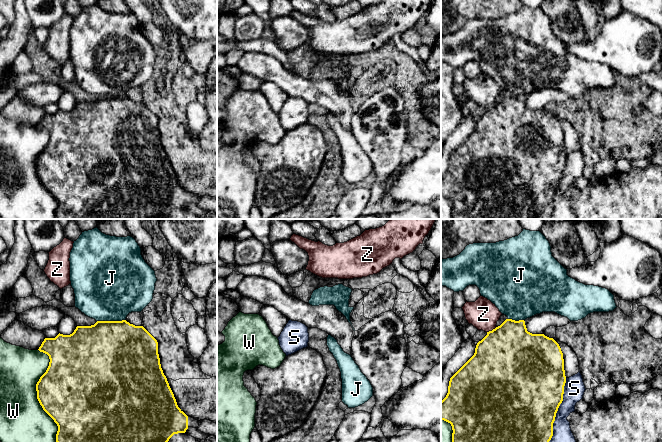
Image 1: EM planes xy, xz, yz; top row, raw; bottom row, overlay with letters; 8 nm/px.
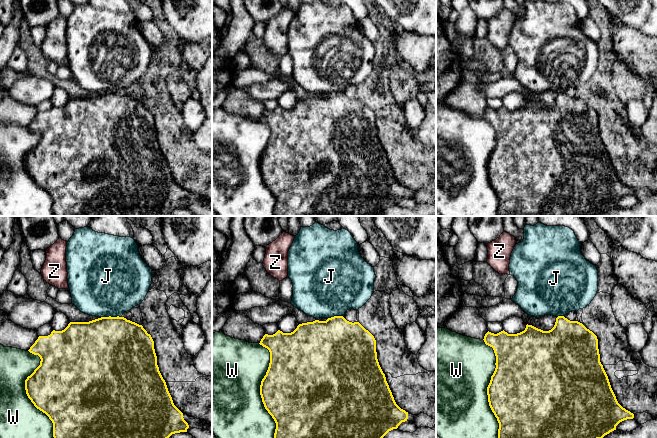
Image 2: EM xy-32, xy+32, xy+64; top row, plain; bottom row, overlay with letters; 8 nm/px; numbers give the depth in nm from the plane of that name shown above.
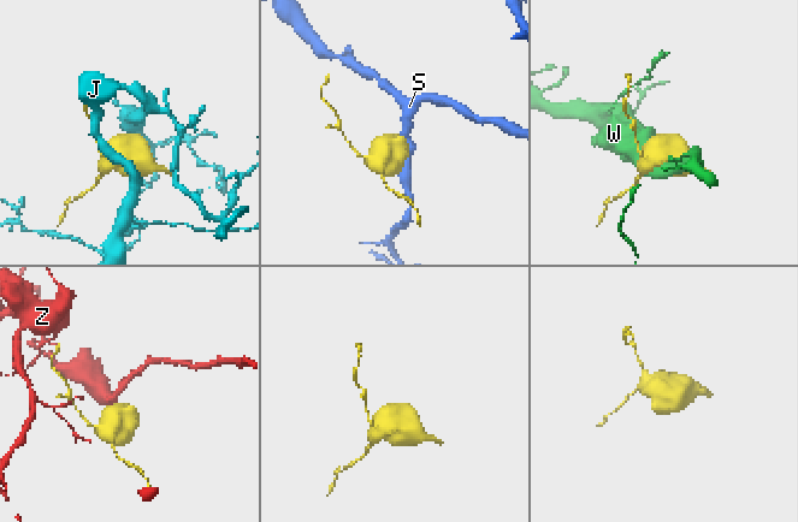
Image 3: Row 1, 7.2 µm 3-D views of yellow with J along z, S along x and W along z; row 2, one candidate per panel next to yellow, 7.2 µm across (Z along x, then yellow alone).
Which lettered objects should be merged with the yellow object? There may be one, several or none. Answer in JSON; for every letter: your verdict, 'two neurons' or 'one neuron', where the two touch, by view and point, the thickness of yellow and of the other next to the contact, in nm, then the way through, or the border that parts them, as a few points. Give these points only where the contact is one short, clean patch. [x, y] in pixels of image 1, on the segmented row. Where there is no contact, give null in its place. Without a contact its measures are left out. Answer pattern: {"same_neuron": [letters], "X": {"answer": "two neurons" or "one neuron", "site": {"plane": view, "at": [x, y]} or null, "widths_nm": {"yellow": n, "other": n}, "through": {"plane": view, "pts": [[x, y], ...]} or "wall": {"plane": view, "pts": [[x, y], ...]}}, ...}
{"same_neuron": [], "J": {"answer": "two neurons", "site": {"plane": "xy", "at": [110, 321]}, "widths_nm": {"yellow": 500, "other": 500}, "wall": {"plane": "xy", "pts": [[124, 319], [97, 321]]}}, "S": {"answer": "two neurons", "site": {"plane": "yz", "at": [557, 410]}, "widths_nm": {"yellow": 500, "other": 170}}, "W": {"answer": "two neurons", "site": {"plane": "xy", "at": [37, 394]}, "widths_nm": {"yellow": 480, "other": 360}}, "Z": {"answer": "two neurons", "site": {"plane": "yz", "at": [492, 330]}, "widths_nm": {"yellow": 500, "other": 240}, "wall": {"plane": "yz", "pts": [[496, 327], [487, 332]]}}}

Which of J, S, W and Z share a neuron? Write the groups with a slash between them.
J / S / W / Z

